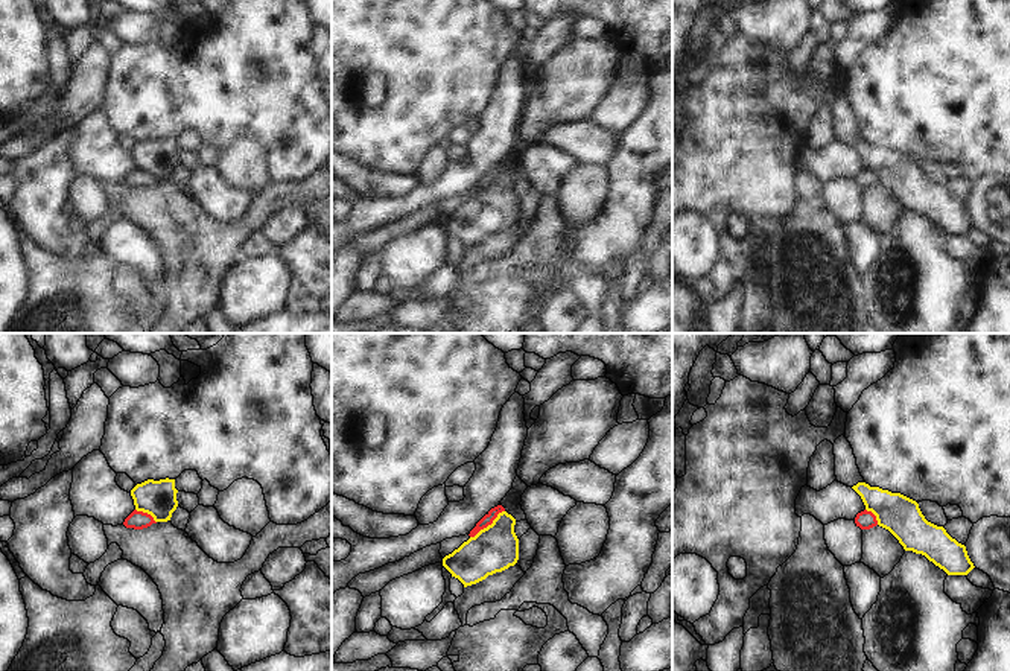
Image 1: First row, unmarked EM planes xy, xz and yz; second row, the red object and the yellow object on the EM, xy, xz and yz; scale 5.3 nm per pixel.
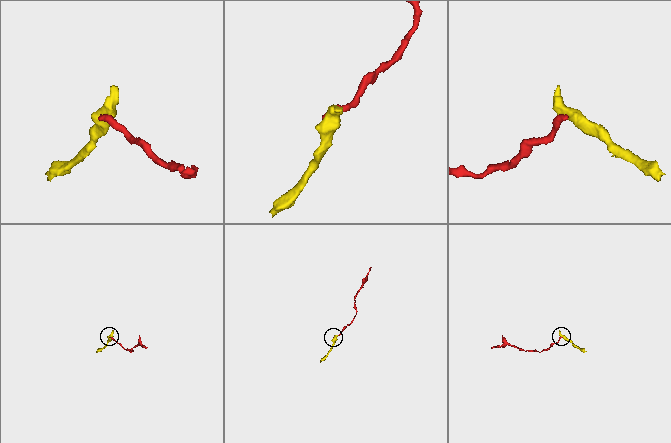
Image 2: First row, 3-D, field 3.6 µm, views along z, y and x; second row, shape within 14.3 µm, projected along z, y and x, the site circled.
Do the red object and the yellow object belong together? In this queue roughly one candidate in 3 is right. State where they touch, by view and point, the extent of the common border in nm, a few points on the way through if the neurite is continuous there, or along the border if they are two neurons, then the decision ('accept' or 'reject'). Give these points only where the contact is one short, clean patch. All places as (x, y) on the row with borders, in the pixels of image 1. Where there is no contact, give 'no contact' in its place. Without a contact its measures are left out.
xz (487, 525) | 240 nm | along xz (504, 510), (470, 537) | reject

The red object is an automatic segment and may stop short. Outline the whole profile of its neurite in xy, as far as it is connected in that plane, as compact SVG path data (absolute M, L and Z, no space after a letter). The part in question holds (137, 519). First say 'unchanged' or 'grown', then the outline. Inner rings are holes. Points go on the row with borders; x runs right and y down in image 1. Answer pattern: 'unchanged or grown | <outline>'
unchanged | M134 510L123 522L126 528L143 529L157 523L154 517L148 513Z

